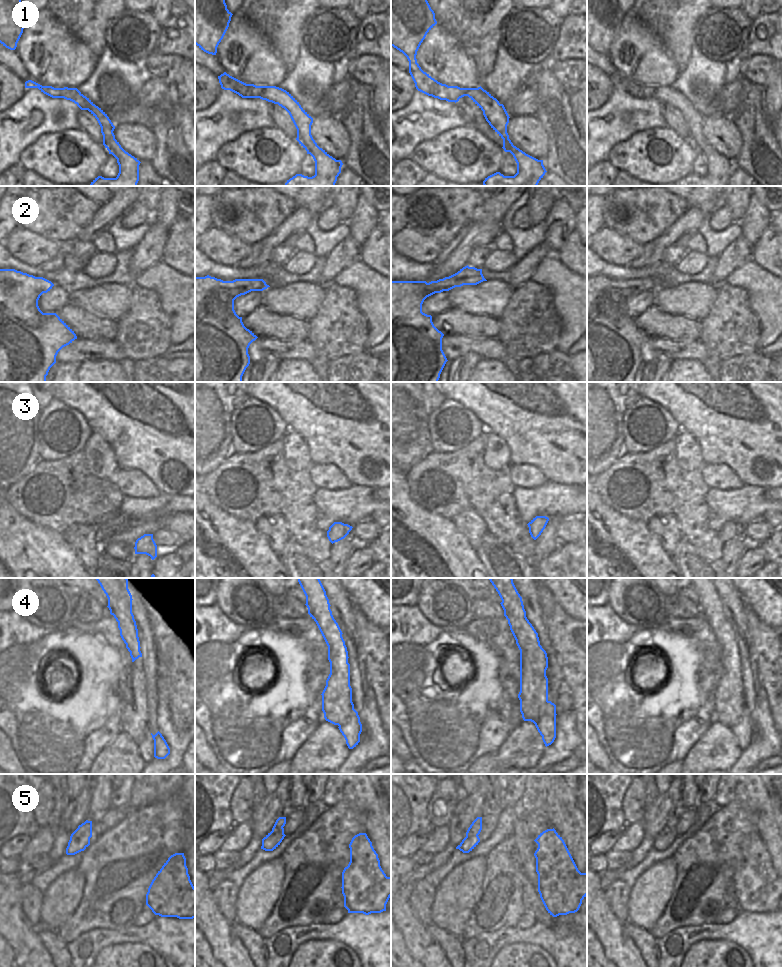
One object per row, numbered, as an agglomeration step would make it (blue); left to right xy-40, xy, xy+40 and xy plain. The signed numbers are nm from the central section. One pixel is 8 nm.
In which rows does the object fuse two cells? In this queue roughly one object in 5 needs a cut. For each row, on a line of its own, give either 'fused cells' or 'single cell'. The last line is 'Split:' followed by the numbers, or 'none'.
1: single cell
2: single cell
3: single cell
4: fused cells
5: single cell
Split: 4

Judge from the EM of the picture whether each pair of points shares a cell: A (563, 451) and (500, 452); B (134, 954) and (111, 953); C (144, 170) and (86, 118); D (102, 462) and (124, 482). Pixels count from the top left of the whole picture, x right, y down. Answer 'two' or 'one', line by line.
A: two
B: one
C: one
D: one

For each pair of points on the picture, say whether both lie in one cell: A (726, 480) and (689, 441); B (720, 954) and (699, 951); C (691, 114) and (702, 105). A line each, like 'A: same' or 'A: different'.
A: same
B: same
C: different

